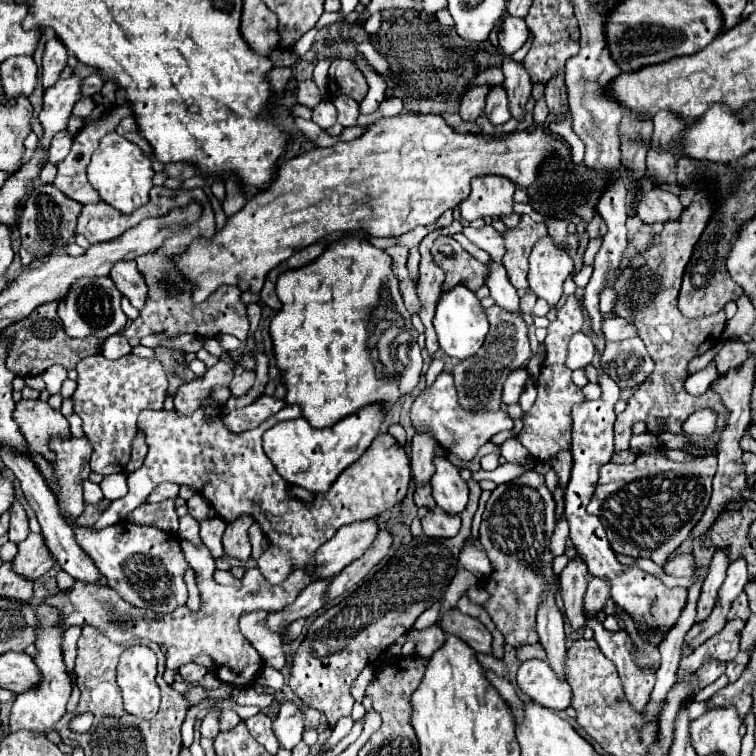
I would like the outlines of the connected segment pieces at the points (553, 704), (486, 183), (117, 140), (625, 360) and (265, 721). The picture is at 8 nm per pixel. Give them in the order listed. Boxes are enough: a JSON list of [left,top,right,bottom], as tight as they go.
[[516,660,572,710],[460,176,516,222],[88,132,154,214],[602,338,654,390],[246,712,280,754]]

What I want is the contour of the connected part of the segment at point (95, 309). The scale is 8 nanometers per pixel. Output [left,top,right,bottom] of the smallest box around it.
[58,278,126,340]

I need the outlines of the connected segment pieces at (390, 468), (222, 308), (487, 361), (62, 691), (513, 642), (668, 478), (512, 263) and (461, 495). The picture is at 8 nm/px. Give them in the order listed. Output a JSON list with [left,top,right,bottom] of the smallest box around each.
[[96,404,412,584],[122,204,250,342],[454,304,532,412],[8,604,72,734],[480,470,558,648],[588,454,716,564],[504,216,546,290],[430,456,468,514]]

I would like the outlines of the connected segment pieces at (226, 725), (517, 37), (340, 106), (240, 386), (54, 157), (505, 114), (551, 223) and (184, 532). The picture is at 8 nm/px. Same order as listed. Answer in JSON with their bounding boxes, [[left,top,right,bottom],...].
[[220,710,240,732],[498,16,528,54],[332,96,358,126],[230,366,256,396],[50,130,72,164],[486,86,512,126],[544,217,567,244],[178,514,202,546]]

